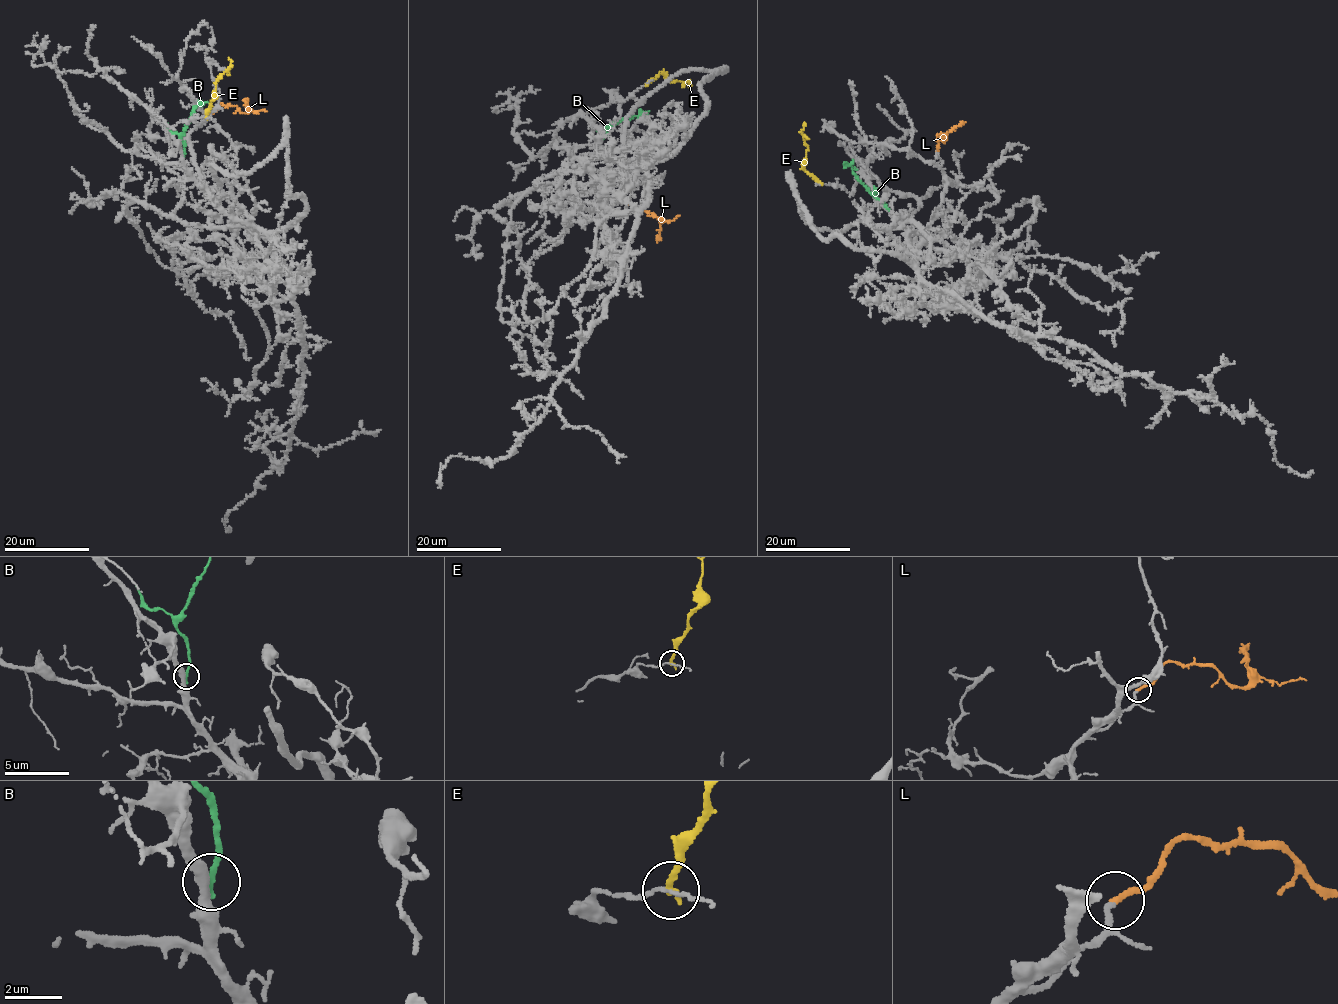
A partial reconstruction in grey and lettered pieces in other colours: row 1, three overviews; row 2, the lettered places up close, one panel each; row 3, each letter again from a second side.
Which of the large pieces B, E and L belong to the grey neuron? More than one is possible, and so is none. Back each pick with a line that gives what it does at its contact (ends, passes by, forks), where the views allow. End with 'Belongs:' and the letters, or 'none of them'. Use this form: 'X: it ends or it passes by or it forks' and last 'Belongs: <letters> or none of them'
L: it ends
Belongs: L

